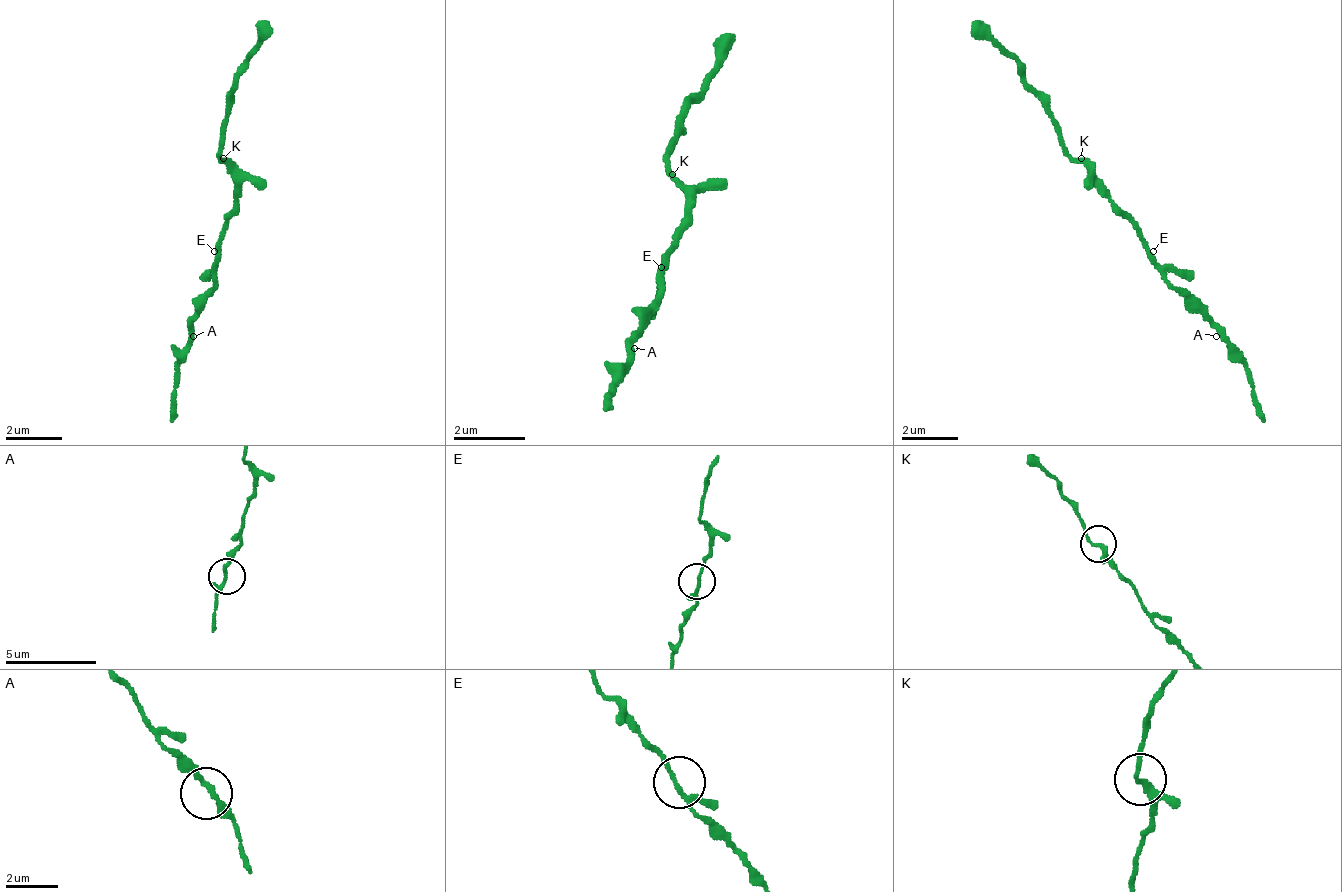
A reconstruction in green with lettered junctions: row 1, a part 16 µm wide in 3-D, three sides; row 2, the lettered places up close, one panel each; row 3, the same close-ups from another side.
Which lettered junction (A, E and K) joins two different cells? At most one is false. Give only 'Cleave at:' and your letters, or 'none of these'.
Cleave at: none of these

